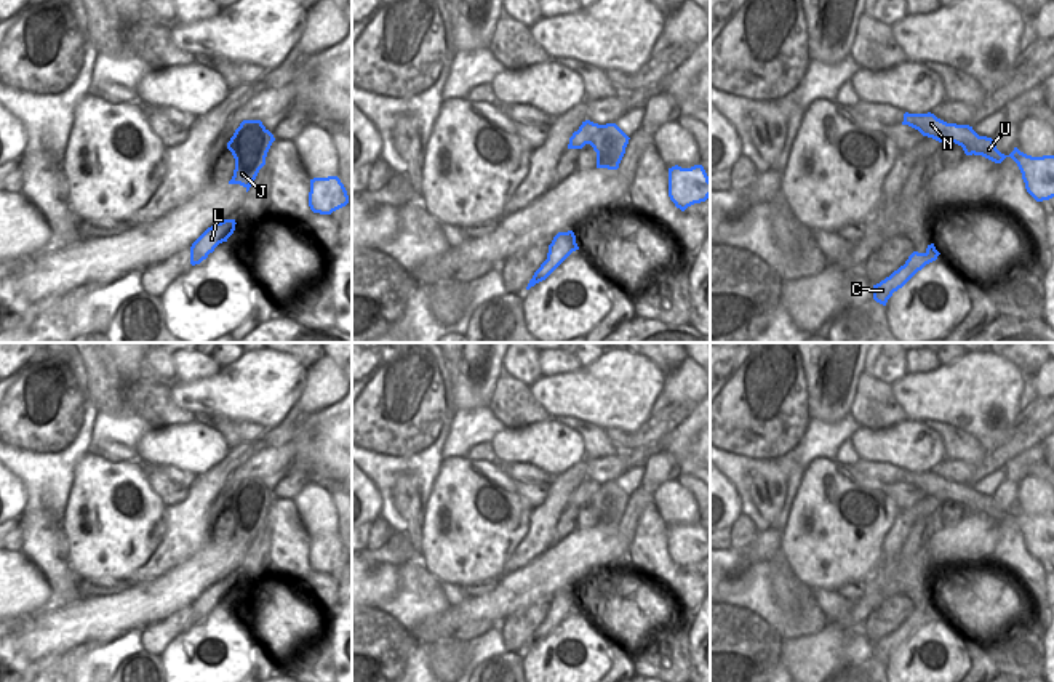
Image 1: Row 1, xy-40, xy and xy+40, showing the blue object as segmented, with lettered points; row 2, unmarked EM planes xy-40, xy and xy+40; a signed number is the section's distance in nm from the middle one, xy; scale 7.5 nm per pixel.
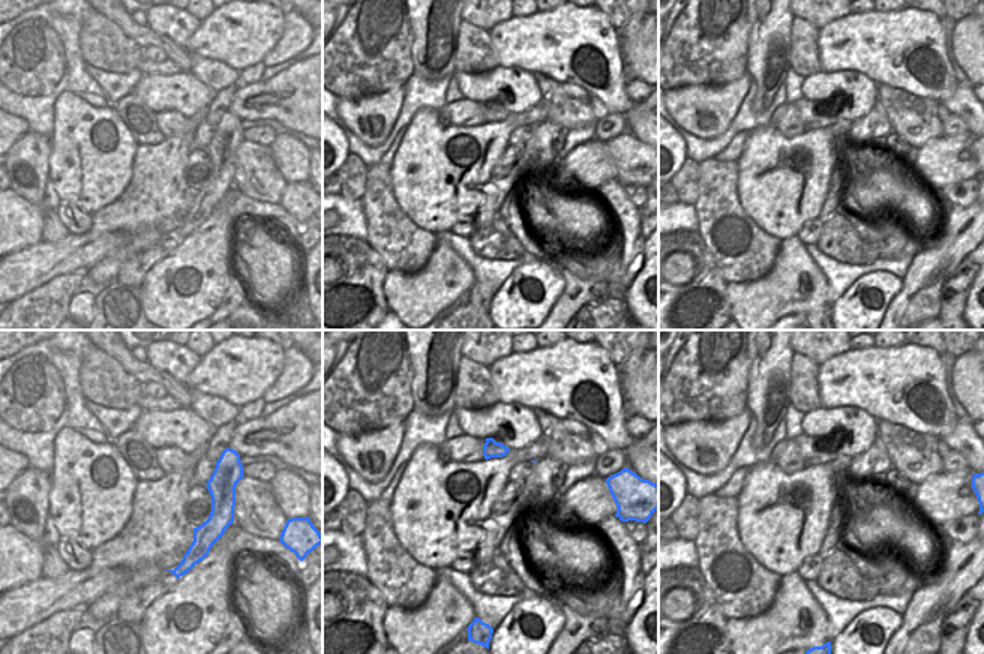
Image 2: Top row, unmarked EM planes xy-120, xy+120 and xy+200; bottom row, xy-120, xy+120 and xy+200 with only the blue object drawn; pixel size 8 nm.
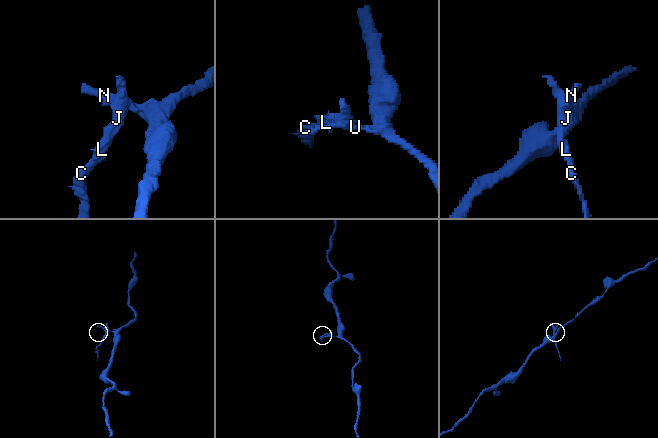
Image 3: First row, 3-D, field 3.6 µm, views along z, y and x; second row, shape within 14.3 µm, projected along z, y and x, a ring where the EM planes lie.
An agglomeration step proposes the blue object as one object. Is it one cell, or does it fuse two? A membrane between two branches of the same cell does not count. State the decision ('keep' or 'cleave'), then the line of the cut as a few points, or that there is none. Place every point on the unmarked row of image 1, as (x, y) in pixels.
cleave | xy (603, 484), (590, 503)

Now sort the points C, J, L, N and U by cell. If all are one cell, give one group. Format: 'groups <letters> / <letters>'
groups C J L / N U

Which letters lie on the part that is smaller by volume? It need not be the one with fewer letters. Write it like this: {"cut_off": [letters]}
{"cut_off": ["C", "J", "L"]}

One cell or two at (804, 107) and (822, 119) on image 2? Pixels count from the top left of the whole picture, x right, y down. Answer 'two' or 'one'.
one

